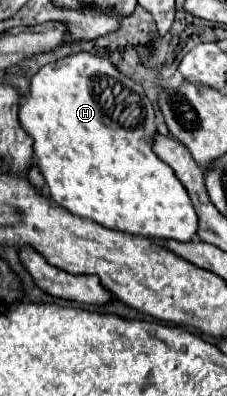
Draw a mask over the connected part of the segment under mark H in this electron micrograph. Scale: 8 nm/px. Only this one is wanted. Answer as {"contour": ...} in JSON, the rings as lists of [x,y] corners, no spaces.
{"contour":[[[77,52],[43,66],[31,76],[31,88],[19,108],[19,120],[23,130],[35,142],[35,164],[47,180],[53,200],[71,214],[95,220],[113,230],[147,238],[173,238],[181,242],[193,238],[197,230],[193,202],[189,202],[189,194],[173,170],[153,152],[157,134],[153,104],[143,86],[125,76],[109,58],[91,52]]]}

